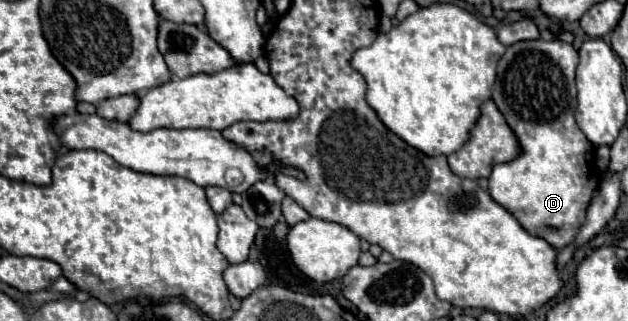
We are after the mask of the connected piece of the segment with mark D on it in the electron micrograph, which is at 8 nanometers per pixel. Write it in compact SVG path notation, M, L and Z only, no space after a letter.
M560 40L516 42L508 46L504 56L500 58L498 76L496 76L494 90L492 90L492 100L504 114L508 126L518 136L522 154L512 162L494 166L488 178L490 182L488 192L530 234L544 238L556 250L562 250L574 242L576 232L584 226L590 198L602 180L600 170L596 166L596 158L594 158L594 146L588 142L584 132L578 128L574 120L574 110L570 110L570 108L576 108L578 104L576 102L578 92L574 84L576 66L578 66L578 50L568 42L560 42Z

